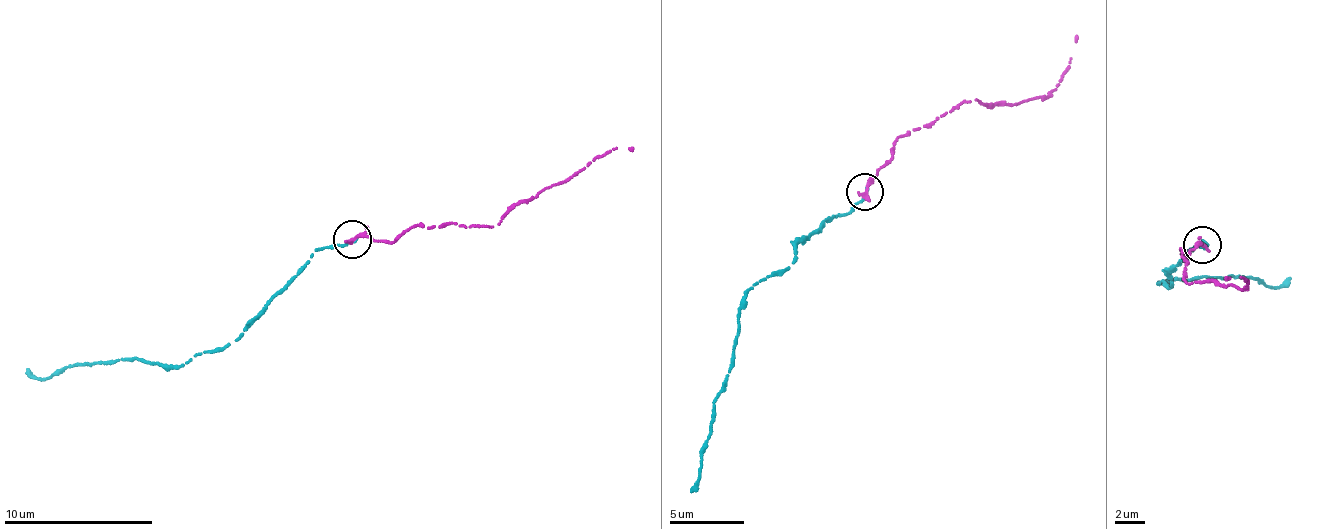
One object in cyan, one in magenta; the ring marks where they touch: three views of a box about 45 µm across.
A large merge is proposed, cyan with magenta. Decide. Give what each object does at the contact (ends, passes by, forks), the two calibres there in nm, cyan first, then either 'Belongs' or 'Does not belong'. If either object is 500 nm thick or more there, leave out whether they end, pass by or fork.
At the ring cyan ends. At the ring magenta passes by. Thickness 220 nm (cyan) against 260 nm. Belongs

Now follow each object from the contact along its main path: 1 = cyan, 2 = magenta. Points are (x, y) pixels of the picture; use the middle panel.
1: (865, 194), (797, 249), (787, 269), (754, 283), (743, 302), (733, 360), (713, 406), (698, 475), (690, 491)
2: (863, 192), (890, 159), (900, 135), (934, 122), (966, 101), (1018, 105), (1051, 94), (1061, 81), (1077, 34)

